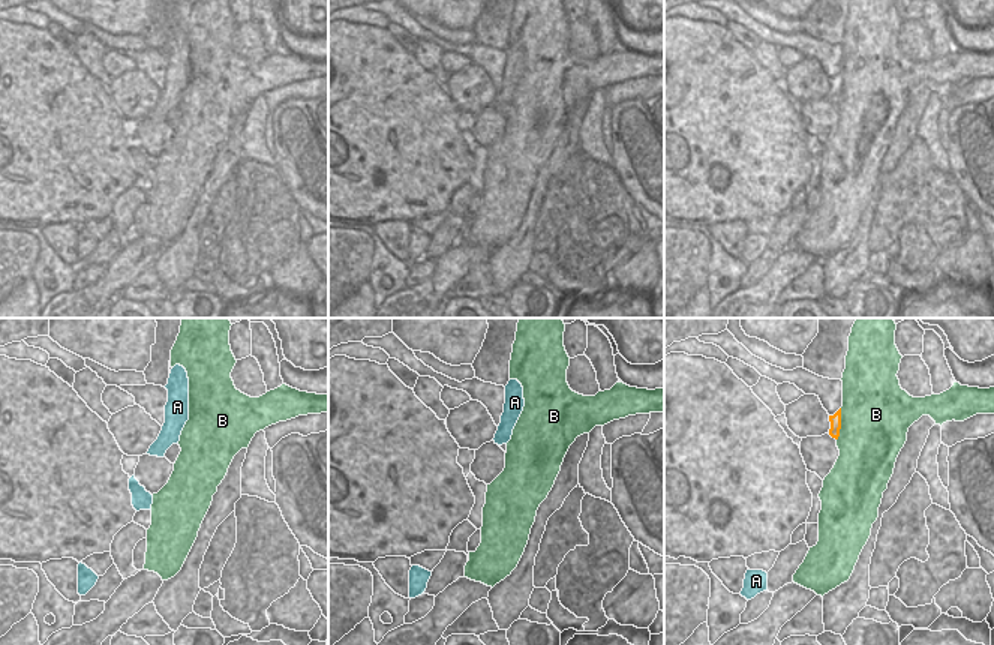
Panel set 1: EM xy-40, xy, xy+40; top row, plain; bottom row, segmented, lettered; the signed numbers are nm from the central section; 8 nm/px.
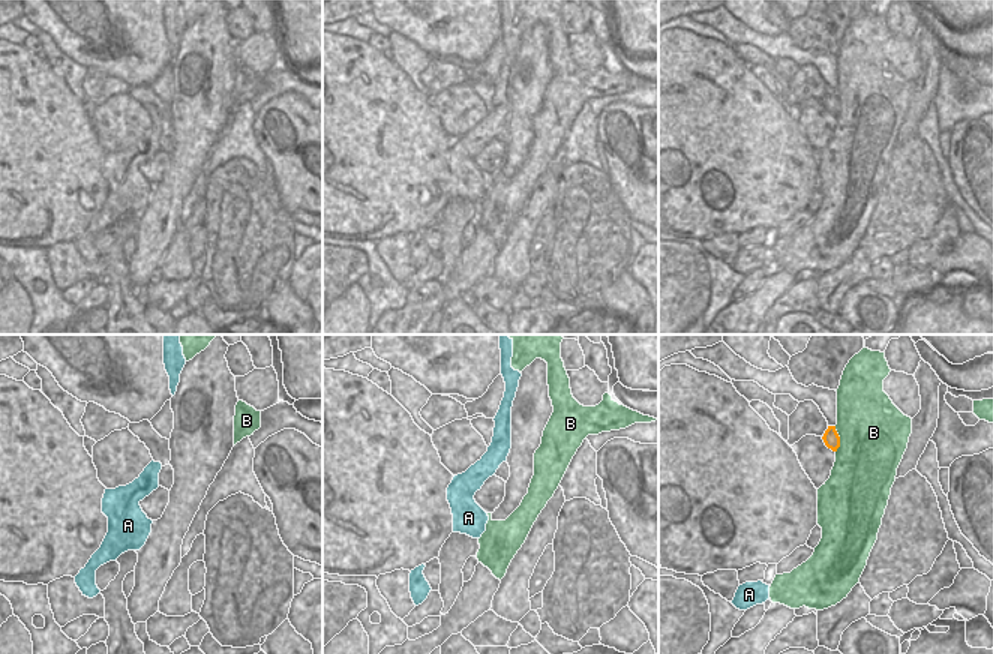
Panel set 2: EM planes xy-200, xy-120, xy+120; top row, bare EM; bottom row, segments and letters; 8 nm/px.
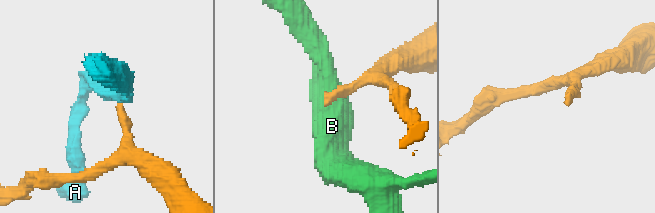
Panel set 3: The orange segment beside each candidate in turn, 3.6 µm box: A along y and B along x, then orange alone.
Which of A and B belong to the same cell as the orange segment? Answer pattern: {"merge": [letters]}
{"merge": []}

